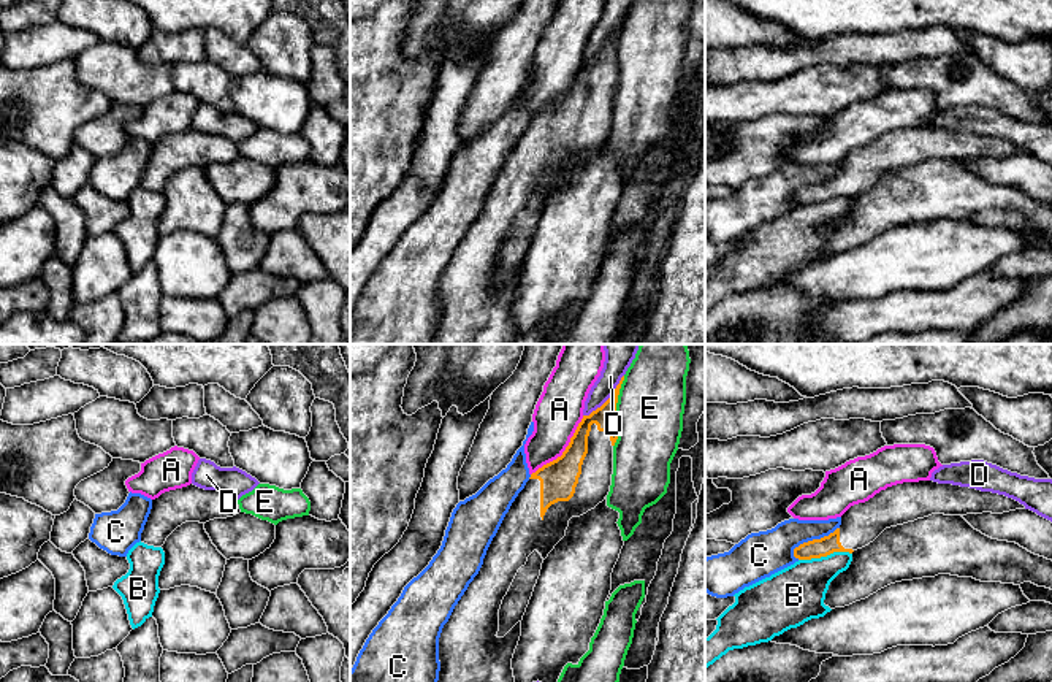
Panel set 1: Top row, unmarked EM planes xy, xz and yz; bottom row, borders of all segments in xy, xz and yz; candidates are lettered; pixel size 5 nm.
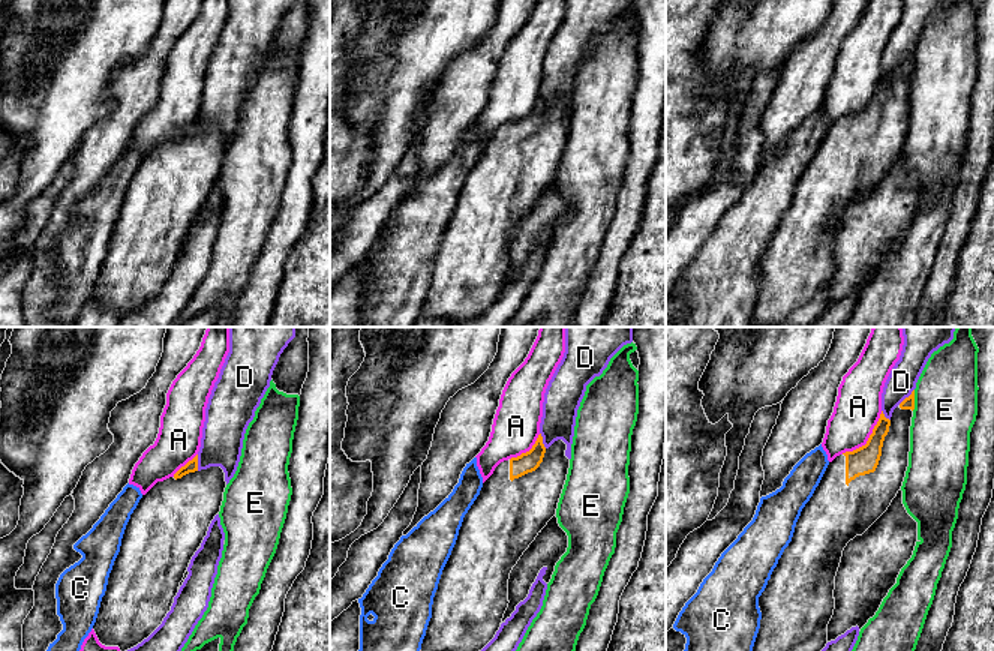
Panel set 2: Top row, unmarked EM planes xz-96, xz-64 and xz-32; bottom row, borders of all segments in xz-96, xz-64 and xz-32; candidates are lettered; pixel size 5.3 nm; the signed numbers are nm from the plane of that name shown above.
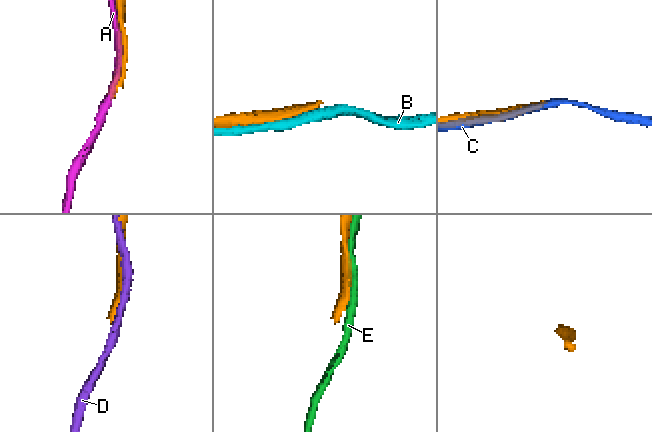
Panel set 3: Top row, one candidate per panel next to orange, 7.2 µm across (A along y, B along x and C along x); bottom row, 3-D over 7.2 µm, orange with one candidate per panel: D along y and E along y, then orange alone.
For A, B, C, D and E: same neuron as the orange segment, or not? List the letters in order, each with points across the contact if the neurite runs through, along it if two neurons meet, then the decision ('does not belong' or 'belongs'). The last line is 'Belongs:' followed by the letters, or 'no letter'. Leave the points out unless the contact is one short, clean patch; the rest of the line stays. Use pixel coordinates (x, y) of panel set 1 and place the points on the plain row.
A: does not belong
B: does not belong
C: does not belong
D: does not belong
E: does not belong
Belongs: no letter

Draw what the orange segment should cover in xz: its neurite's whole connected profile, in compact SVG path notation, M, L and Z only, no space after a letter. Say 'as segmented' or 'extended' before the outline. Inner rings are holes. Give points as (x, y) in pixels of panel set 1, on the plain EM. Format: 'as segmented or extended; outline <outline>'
extended; outline M624 21L621 22L619 29L616 30L613 40L600 52L593 56L589 60L583 60L581 67L578 68L574 81L570 82L569 90L562 97L562 100L558 102L556 105L543 109L536 117L532 117L529 125L526 127L524 133L518 138L518 141L512 148L509 157L505 159L496 181L493 182L493 186L486 195L486 200L483 203L483 209L482 209L478 219L469 228L467 235L464 236L464 239L455 251L448 266L442 273L442 278L439 282L440 316L439 316L439 325L437 325L436 335L433 338L433 344L512 344L513 343L516 331L515 331L515 322L513 322L513 314L512 314L512 303L513 303L515 293L516 293L520 281L521 281L521 266L518 266L504 282L496 281L499 276L499 254L501 254L502 244L507 239L518 214L526 209L528 201L534 195L537 195L542 200L542 203L545 205L548 201L548 198L555 193L555 190L566 181L569 165L572 162L580 162L580 160L586 159L588 155L594 154L608 140L610 130L612 130L612 119L613 119L613 90L618 84L616 48L618 48L618 40L619 40L623 25L624 25Z

